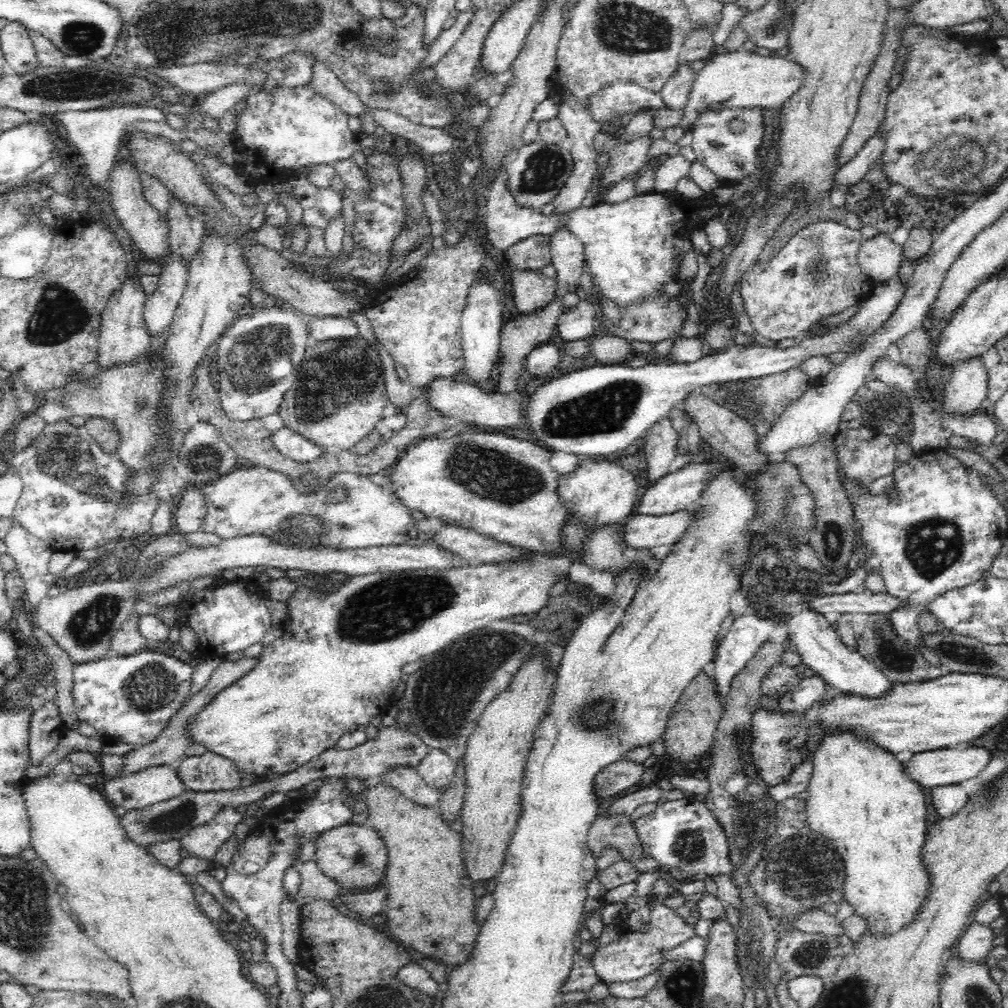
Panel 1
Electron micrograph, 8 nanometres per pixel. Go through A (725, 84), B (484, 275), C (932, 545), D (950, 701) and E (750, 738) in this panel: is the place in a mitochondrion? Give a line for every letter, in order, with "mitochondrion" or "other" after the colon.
A: other
B: other
C: mitochondrion
D: other
E: mitochondrion

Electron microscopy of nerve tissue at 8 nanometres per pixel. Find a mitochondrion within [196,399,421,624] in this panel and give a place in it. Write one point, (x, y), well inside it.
(309, 523)

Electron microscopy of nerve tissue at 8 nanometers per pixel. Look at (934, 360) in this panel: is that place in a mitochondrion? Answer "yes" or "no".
no

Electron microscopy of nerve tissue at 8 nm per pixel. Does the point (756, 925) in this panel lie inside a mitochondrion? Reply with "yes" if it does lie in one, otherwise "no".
yes

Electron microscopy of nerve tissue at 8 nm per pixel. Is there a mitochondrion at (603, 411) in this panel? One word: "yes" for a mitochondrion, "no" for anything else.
yes

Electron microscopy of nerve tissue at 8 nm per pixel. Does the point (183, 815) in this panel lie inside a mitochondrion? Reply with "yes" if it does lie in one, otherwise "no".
yes

